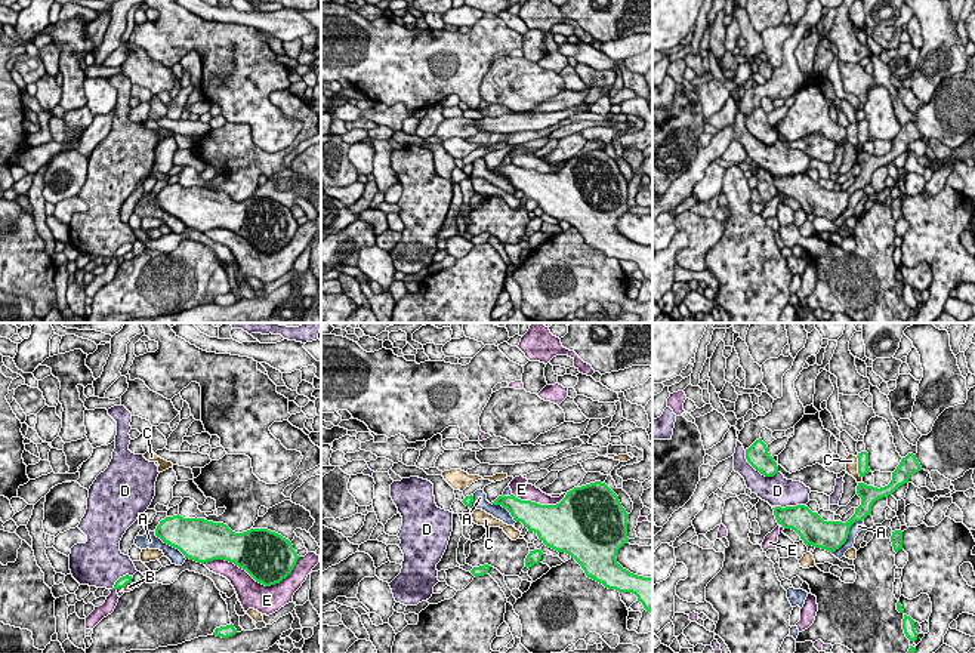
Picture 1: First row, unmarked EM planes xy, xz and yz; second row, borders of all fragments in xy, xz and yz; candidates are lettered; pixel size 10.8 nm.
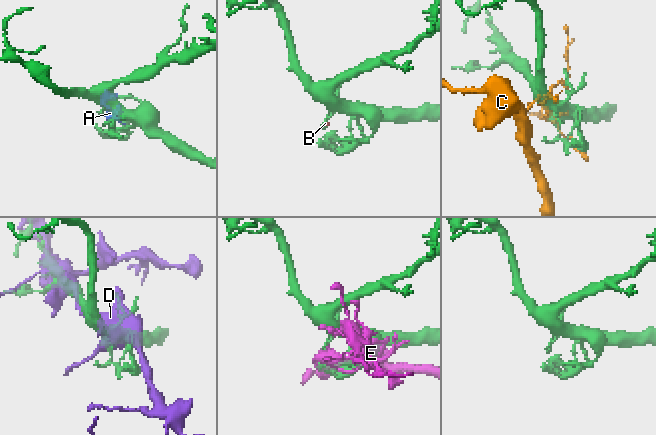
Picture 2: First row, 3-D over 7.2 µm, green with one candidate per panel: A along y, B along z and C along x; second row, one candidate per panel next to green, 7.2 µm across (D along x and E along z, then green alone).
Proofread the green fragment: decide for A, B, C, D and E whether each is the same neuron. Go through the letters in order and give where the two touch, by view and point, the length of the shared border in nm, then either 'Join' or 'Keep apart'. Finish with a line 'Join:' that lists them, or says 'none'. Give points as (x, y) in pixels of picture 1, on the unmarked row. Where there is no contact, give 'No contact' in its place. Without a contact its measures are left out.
A: Touches green at yz (848, 202). Shared border 500 nm. Join
B: Touches green at xy (126, 252). Shared border 120 nm. Keep apart
C: Touches green at yz (858, 135). Shared border 240 nm. Keep apart
D: Touches green at yz (758, 138). Shared border 440 nm. Keep apart
E: Touches green at xy (253, 246). Shared border 1050 nm. Keep apart
Join: A

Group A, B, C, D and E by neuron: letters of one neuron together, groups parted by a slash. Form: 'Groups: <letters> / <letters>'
Groups: A / B E / C / D

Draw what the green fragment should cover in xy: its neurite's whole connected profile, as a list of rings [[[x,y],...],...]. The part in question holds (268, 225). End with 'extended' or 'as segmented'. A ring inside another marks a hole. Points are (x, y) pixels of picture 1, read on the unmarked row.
[[[179,182],[161,188],[154,200],[136,204],[135,213],[141,218],[160,218],[176,234],[182,234],[186,227],[201,232],[225,228],[246,238],[256,250],[265,255],[286,247],[299,228],[291,210],[268,197],[250,197],[235,201],[223,191],[213,191],[197,185],[183,187]]] | extended

